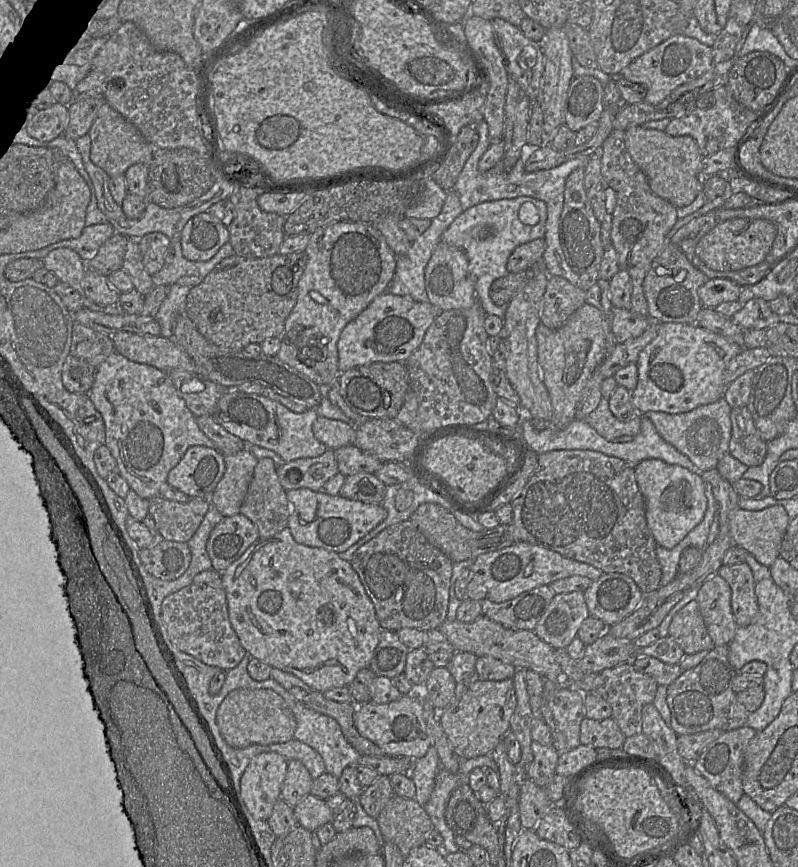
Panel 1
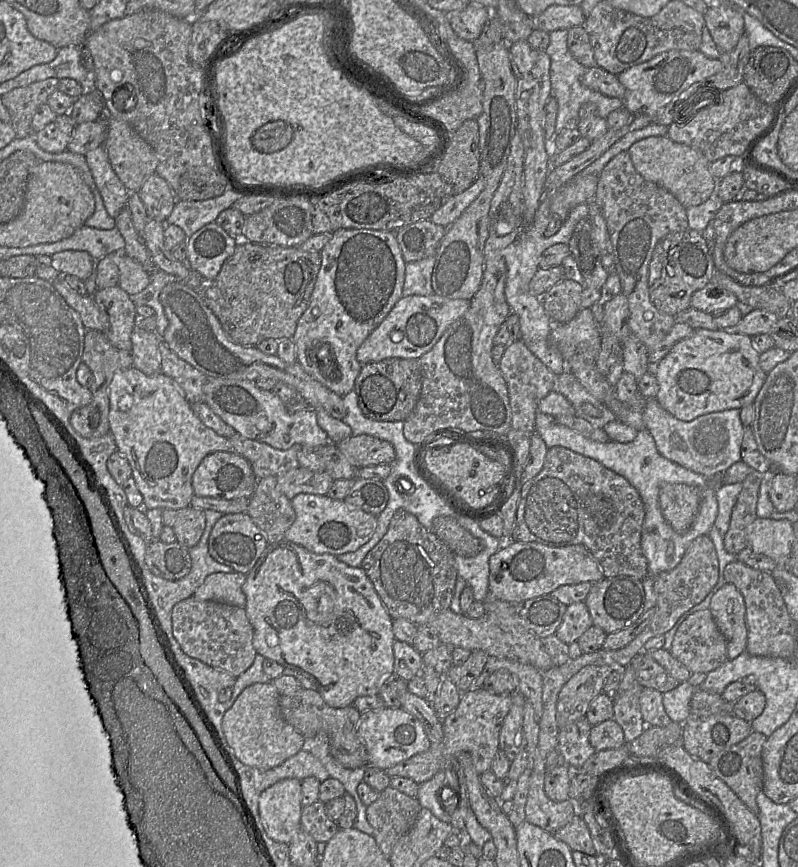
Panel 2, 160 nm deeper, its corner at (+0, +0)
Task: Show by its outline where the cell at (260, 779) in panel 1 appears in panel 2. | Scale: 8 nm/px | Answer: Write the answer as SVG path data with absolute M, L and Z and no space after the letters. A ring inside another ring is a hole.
M283 779L265 789L259 798L259 816L267 835L289 844L301 829L301 781Z

